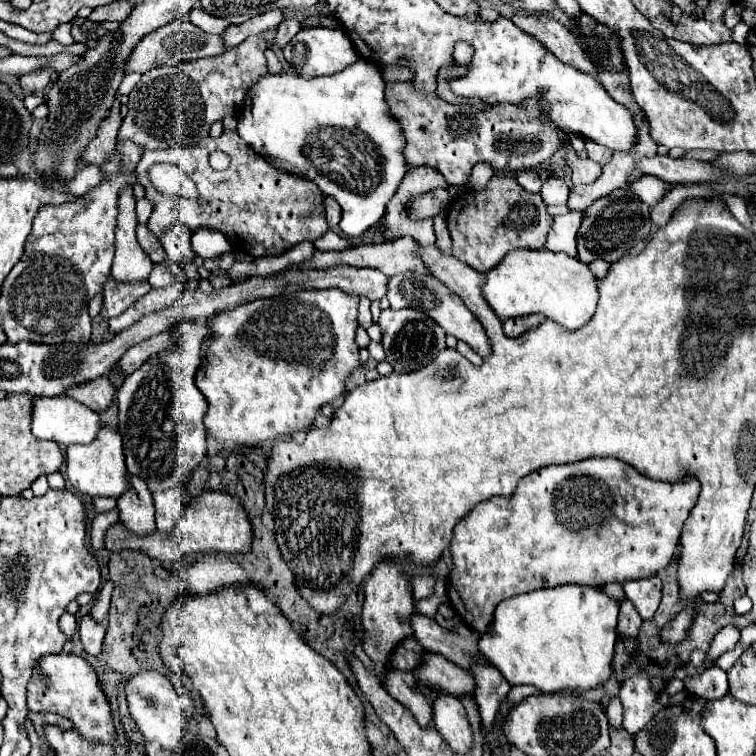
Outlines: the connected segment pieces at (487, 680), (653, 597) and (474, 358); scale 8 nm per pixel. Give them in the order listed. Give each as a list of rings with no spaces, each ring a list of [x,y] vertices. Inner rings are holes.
[[[473,660],[469,672],[473,674],[477,688],[473,692],[477,704],[479,704],[479,712],[481,712],[481,722],[487,730],[487,742],[493,746],[493,736],[491,736],[491,726],[495,720],[495,712],[501,704],[501,700],[507,696],[507,692],[511,690],[509,682],[503,678],[503,674],[499,674],[499,670],[495,670],[491,664],[481,664],[477,660]]]
[[[647,576],[641,580],[625,582],[623,590],[627,594],[627,600],[631,600],[641,614],[643,620],[651,618],[659,606],[661,600],[661,580],[657,576]]]
[[[457,342],[457,352],[463,354],[463,356],[465,356],[469,362],[473,362],[475,366],[479,366],[479,364],[483,362],[483,358],[481,358],[469,344],[465,344],[465,342]]]

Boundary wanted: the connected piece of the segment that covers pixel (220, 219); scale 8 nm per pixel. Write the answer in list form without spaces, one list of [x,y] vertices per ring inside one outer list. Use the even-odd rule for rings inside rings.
[[[223,130],[223,134],[219,138],[207,138],[203,140],[201,144],[193,146],[193,148],[167,148],[167,150],[145,150],[141,154],[141,160],[135,168],[137,172],[137,180],[139,184],[145,188],[145,198],[153,202],[153,214],[147,222],[149,230],[155,234],[155,236],[161,236],[165,234],[167,230],[171,230],[179,220],[187,224],[187,228],[191,232],[195,232],[197,228],[211,228],[211,230],[217,230],[221,232],[227,240],[233,242],[233,234],[235,234],[235,250],[243,252],[243,254],[249,254],[253,258],[261,258],[261,256],[277,256],[277,254],[283,254],[287,252],[289,248],[293,248],[295,244],[303,242],[303,240],[317,240],[321,238],[329,226],[327,226],[327,220],[325,220],[325,204],[323,204],[323,198],[325,194],[319,190],[319,186],[315,186],[315,182],[311,180],[303,180],[295,174],[287,174],[287,172],[281,172],[281,170],[275,170],[263,156],[259,156],[257,152],[251,150],[251,146],[247,146],[247,142],[243,142],[243,138],[239,138],[237,130]],[[213,150],[223,150],[229,158],[231,158],[231,164],[229,168],[225,170],[215,170],[211,168],[209,164],[209,154]],[[155,162],[171,162],[175,166],[179,166],[197,186],[197,200],[189,200],[189,198],[169,198],[169,196],[161,196],[149,182],[147,178],[147,168]]]

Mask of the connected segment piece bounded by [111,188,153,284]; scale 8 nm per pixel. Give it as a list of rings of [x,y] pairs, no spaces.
[[[127,188],[121,194],[119,200],[119,218],[117,218],[117,232],[115,232],[115,262],[111,276],[117,282],[141,282],[147,280],[149,272],[153,270],[153,262],[149,256],[139,248],[135,240],[135,228],[137,228],[137,218],[135,218],[135,198],[133,190]]]

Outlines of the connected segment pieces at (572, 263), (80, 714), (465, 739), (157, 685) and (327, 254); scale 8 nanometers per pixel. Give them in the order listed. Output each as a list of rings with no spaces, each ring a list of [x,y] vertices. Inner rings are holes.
[[[523,248],[511,250],[493,270],[487,272],[487,282],[481,286],[481,294],[501,320],[541,312],[541,314],[545,314],[545,318],[561,324],[567,330],[577,330],[577,328],[585,326],[589,322],[589,318],[593,316],[597,298],[599,298],[597,296],[597,280],[593,278],[587,264],[583,264],[581,260],[571,258],[563,252],[555,254],[549,250],[523,250]]]
[[[49,654],[45,658],[39,658],[37,662],[39,670],[35,670],[33,680],[27,686],[27,706],[33,712],[55,712],[59,716],[65,716],[73,720],[75,730],[79,730],[85,738],[99,740],[103,744],[113,742],[113,722],[111,722],[111,710],[109,702],[105,700],[99,684],[97,674],[93,668],[75,654]]]
[[[437,690],[433,700],[433,726],[449,742],[453,752],[465,754],[471,748],[471,726],[465,716],[465,708],[453,694]]]
[[[155,670],[129,678],[125,684],[125,692],[127,692],[131,718],[135,720],[143,738],[157,740],[167,750],[177,748],[181,744],[185,720],[191,716],[191,702],[187,702],[187,694],[179,694],[173,688],[173,684]]]
[[[405,236],[397,238],[393,242],[383,242],[377,246],[355,246],[347,250],[325,250],[315,252],[309,262],[303,262],[299,266],[319,266],[319,268],[331,268],[331,266],[355,266],[355,268],[375,268],[381,270],[385,276],[401,274],[405,270],[425,272],[429,270],[415,258],[415,240]]]

